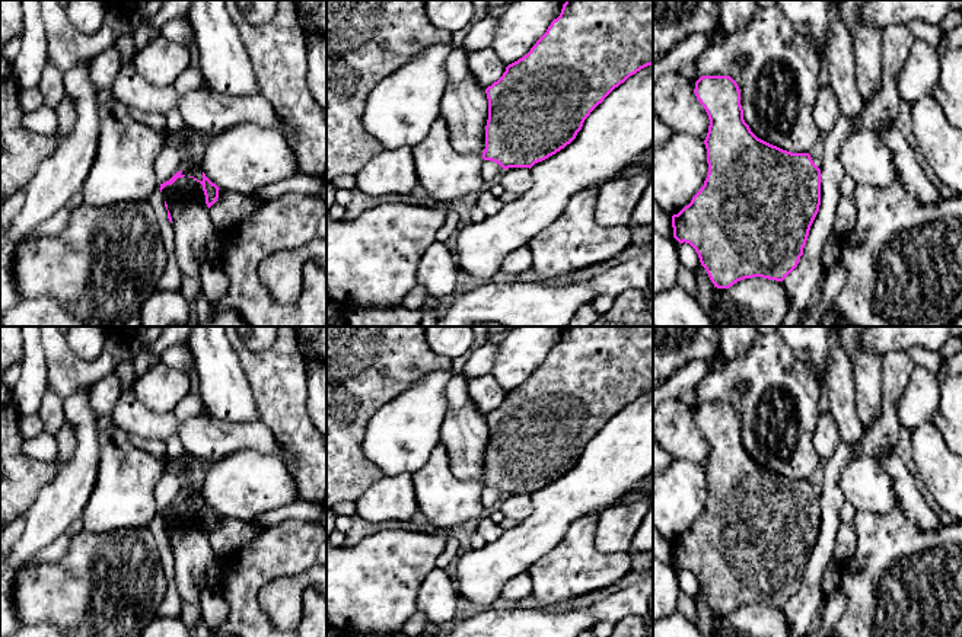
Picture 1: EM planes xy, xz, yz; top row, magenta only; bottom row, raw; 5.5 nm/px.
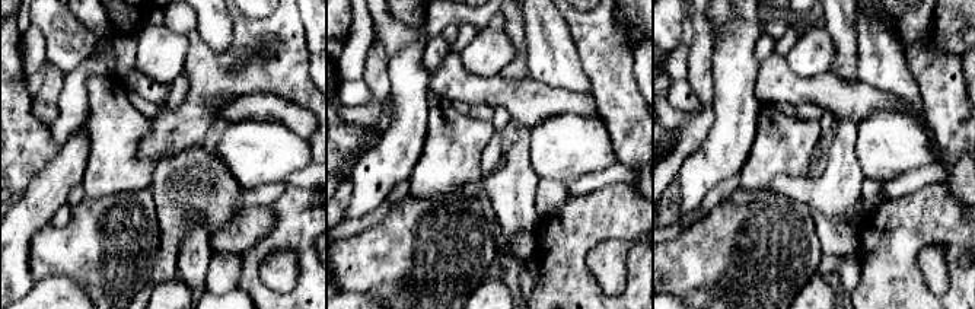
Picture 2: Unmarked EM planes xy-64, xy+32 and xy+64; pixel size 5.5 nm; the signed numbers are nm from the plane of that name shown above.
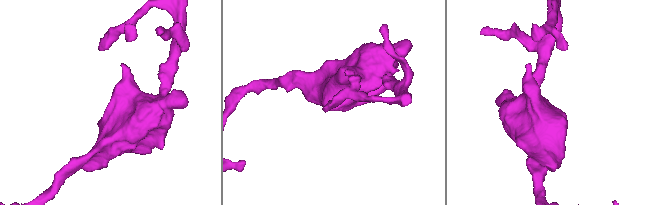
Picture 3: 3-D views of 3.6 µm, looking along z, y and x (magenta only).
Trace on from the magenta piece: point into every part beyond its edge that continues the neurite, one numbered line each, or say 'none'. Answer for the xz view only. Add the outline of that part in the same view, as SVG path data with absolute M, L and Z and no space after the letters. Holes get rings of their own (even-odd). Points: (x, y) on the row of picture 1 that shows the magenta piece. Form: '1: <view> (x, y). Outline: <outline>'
none

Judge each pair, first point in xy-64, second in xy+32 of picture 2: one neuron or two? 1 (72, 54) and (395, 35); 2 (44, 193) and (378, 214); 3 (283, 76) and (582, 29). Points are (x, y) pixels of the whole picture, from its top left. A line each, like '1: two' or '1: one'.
1: one
2: two
3: one

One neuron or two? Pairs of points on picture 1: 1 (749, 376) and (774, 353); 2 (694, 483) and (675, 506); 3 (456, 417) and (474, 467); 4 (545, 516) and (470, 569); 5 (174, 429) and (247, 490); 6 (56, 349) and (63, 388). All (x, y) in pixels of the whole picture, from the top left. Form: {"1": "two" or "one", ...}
{"1": "one", "2": "one", "3": "one", "4": "one", "5": "two", "6": "one"}

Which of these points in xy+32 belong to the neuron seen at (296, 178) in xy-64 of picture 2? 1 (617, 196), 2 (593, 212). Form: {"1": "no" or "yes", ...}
{"1": "no", "2": "no"}

